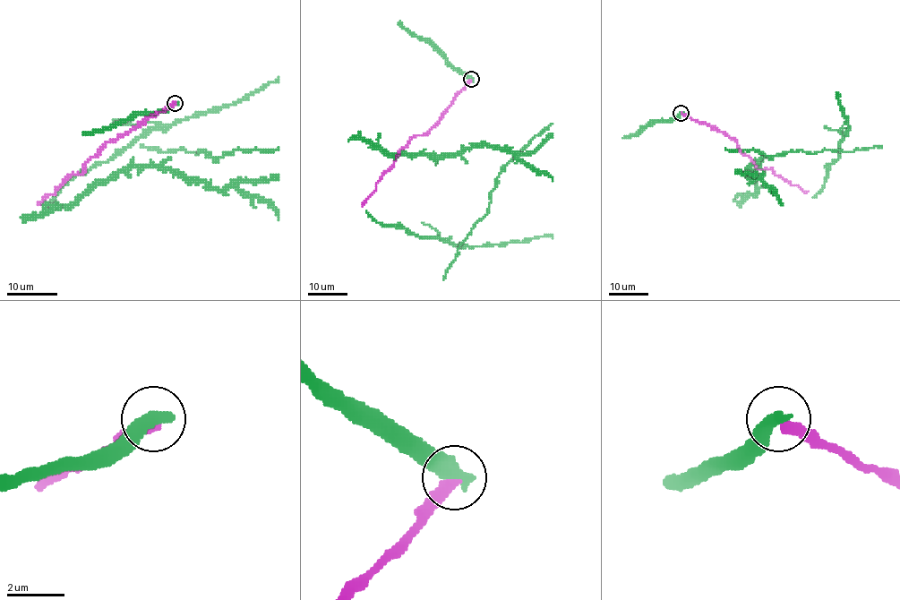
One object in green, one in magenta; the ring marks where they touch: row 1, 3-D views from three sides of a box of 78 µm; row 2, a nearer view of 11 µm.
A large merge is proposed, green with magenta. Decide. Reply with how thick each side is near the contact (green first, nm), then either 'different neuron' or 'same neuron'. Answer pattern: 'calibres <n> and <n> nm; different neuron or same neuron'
calibres 550 and 420 nm; different neuron

